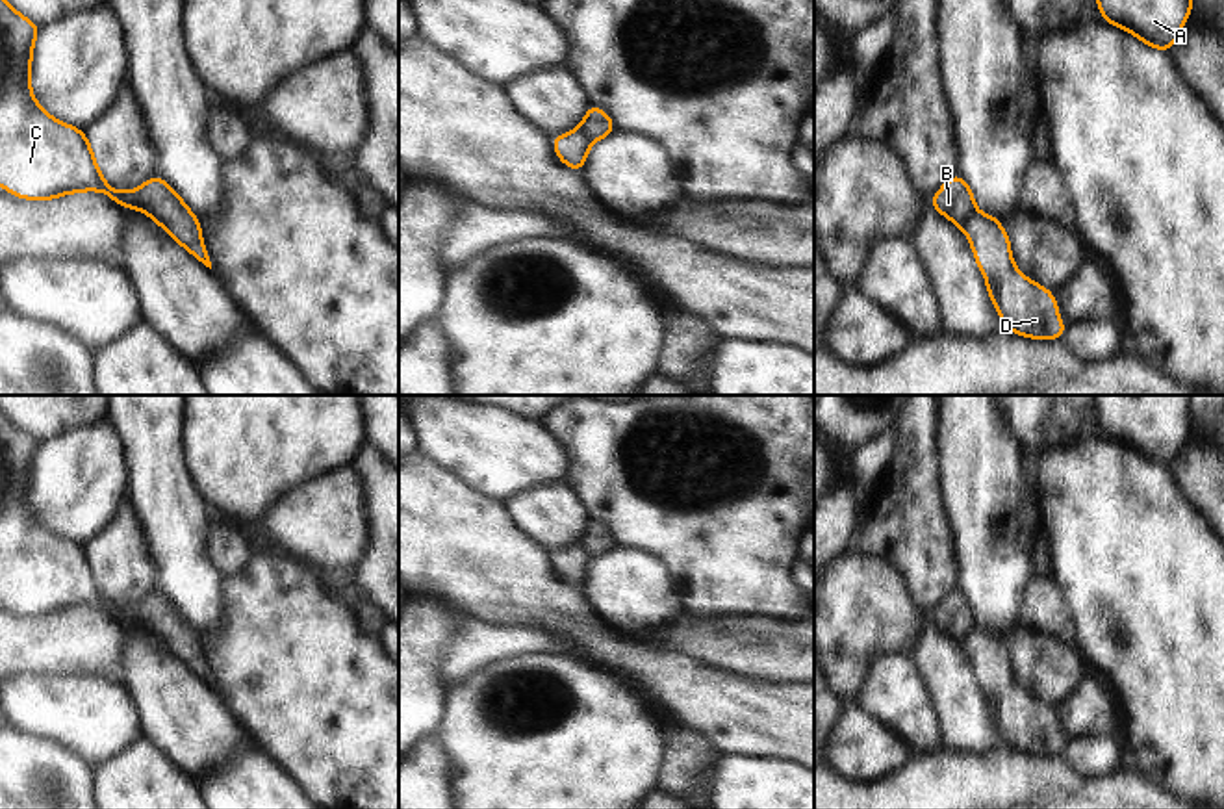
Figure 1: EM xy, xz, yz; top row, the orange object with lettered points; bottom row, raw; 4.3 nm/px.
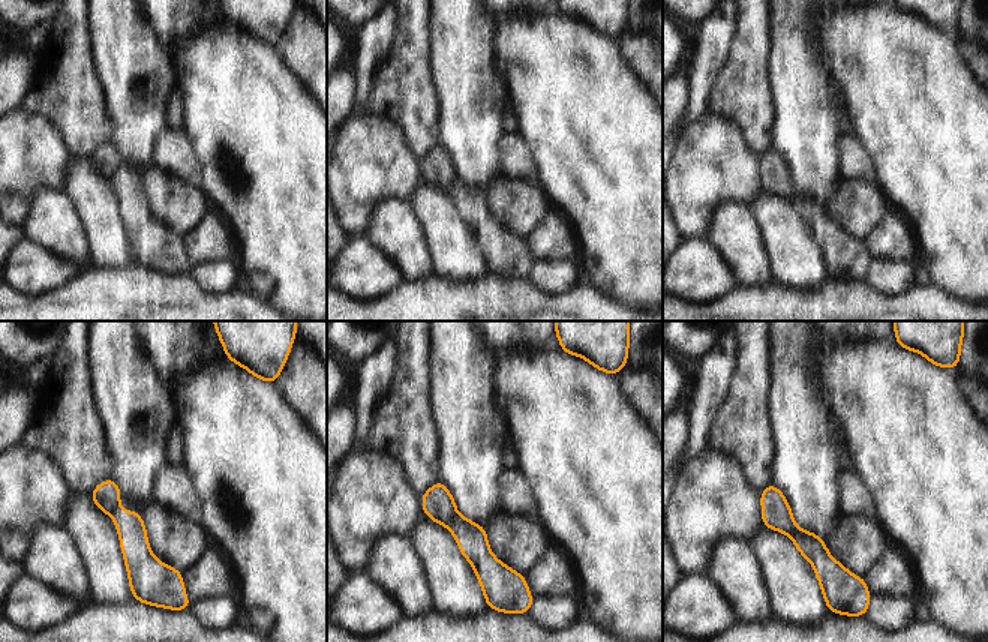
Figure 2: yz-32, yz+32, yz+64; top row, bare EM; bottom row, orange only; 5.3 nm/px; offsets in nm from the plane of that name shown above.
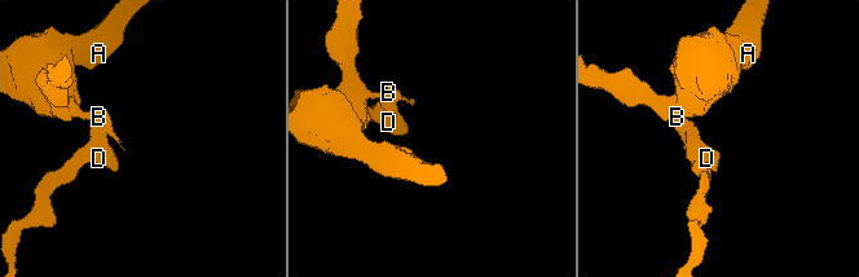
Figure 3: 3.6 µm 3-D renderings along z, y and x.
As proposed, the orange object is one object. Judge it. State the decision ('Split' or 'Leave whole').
Split.

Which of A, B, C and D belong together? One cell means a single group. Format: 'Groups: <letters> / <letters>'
Groups: A B C / D.

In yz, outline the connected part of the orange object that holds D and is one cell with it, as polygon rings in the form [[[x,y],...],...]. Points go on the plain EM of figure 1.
[[[975,627],[964,648],[1005,746],[1037,757],[1063,755],[1066,742],[1055,709],[1016,685],[1007,644],[1000,635]]]

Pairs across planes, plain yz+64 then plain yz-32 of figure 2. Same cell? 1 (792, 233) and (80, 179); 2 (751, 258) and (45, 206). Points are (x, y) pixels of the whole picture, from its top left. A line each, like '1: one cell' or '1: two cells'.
1: one cell
2: one cell

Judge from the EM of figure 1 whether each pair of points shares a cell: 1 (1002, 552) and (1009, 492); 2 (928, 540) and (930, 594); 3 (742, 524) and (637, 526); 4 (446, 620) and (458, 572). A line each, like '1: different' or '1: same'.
1: same
2: same
3: same
4: different

